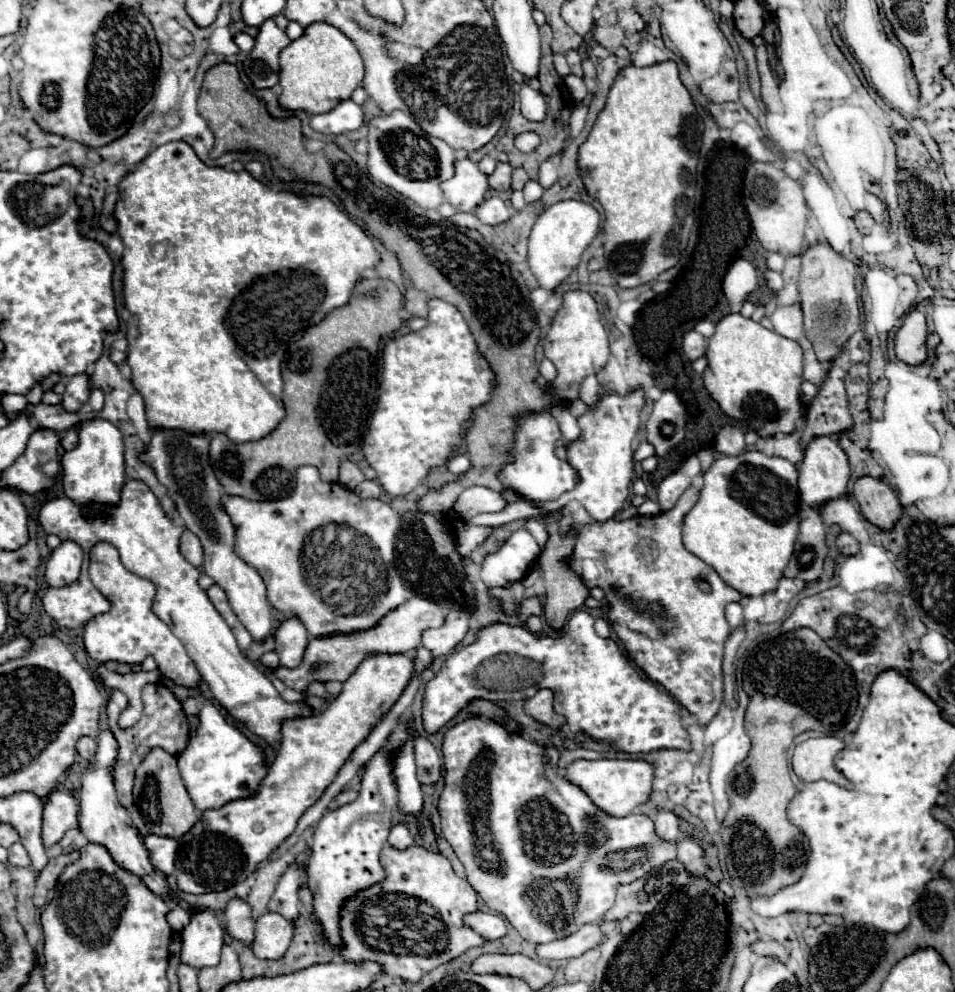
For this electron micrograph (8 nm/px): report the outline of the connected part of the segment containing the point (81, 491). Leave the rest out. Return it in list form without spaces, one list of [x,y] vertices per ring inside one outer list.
[[[91,418],[91,420],[83,420],[77,426],[79,432],[79,444],[71,450],[65,452],[61,458],[61,466],[63,466],[63,488],[65,488],[65,496],[69,496],[73,502],[81,504],[85,514],[87,514],[87,502],[95,500],[95,502],[103,502],[103,504],[115,504],[117,496],[121,492],[121,484],[125,482],[125,468],[123,468],[123,438],[121,432],[115,424],[103,420],[103,418]]]

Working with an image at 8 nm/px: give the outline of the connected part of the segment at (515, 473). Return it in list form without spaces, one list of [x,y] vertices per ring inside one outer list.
[[[545,412],[537,414],[523,414],[517,424],[517,438],[515,438],[515,448],[511,454],[515,456],[513,464],[505,464],[505,468],[499,472],[499,480],[507,484],[509,490],[503,492],[507,502],[519,500],[519,494],[527,500],[543,502],[543,500],[557,500],[563,492],[571,490],[577,484],[577,472],[569,466],[567,460],[559,460],[553,452],[555,442],[561,438],[559,426],[555,418]]]

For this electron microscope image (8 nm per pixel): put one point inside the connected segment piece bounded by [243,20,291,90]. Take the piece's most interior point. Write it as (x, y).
(262, 65)

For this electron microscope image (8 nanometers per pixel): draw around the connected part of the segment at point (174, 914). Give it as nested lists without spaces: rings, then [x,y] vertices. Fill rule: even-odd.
[[[175,906],[175,908],[171,908],[167,912],[167,922],[175,932],[179,932],[189,922],[189,912],[185,908],[181,908],[181,906]]]

